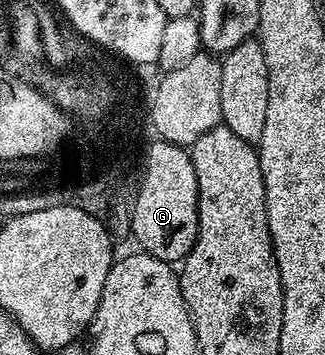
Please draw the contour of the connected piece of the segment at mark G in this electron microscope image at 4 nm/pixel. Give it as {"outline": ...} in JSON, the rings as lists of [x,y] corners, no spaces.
{"outline":[[[153,141],[153,144],[145,151],[145,164],[140,164],[139,176],[137,196],[134,198],[129,215],[129,230],[132,238],[137,238],[137,243],[141,246],[138,248],[144,254],[170,265],[180,264],[189,256],[197,240],[199,213],[197,212],[197,182],[192,154],[186,148],[177,147],[173,143]]]}

